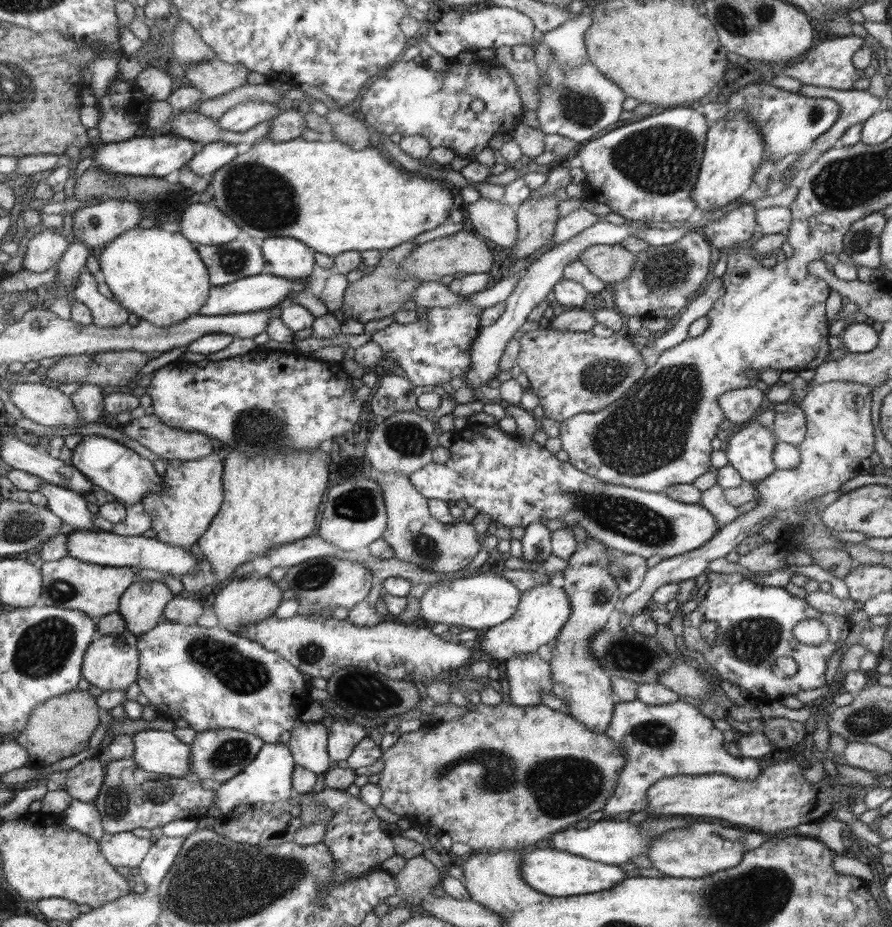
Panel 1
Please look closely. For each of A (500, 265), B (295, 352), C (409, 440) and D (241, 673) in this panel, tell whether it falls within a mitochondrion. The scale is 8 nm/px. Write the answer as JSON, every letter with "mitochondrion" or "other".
{"A":"other","B":"other","C":"mitochondrion","D":"mitochondrion"}

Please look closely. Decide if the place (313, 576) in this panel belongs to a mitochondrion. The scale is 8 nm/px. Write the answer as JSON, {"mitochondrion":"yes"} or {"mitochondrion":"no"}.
{"mitochondrion":"yes"}

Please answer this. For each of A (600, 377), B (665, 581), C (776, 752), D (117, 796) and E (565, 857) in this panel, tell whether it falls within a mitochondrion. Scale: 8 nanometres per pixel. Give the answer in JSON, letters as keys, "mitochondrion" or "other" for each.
{"A":"mitochondrion","B":"other","C":"other","D":"mitochondrion","E":"other"}

